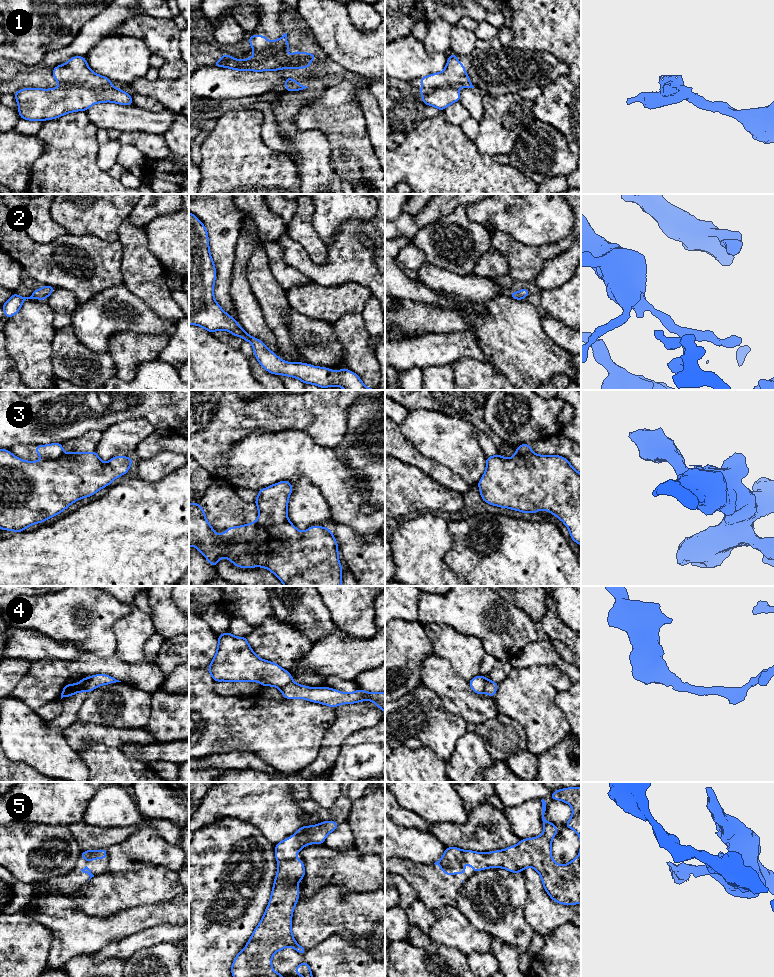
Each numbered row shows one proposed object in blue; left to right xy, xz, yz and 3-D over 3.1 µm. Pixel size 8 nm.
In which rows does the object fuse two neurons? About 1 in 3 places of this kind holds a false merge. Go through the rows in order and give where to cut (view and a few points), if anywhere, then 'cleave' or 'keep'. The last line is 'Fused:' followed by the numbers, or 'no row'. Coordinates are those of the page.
1: xy (61, 84), (88, 87), (111, 86) | cleave
2: no cut | keep
3: xz (257, 521), (257, 531), (250, 538), (225, 540), (221, 536) | cleave
4: xy (88, 678), (85, 691) | cleave
5: no cut | keep
Fused: 1, 3, 4

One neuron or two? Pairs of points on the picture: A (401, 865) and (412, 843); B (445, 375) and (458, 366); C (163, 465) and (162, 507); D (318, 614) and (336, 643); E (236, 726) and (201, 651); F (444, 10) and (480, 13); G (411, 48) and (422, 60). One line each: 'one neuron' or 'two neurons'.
A: two neurons
B: two neurons
C: two neurons
D: two neurons
E: two neurons
F: one neuron
G: one neuron

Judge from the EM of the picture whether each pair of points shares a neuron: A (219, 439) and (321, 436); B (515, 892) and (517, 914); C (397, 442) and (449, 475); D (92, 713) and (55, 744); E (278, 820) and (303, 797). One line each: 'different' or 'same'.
A: same
B: same
C: same
D: different
E: different

